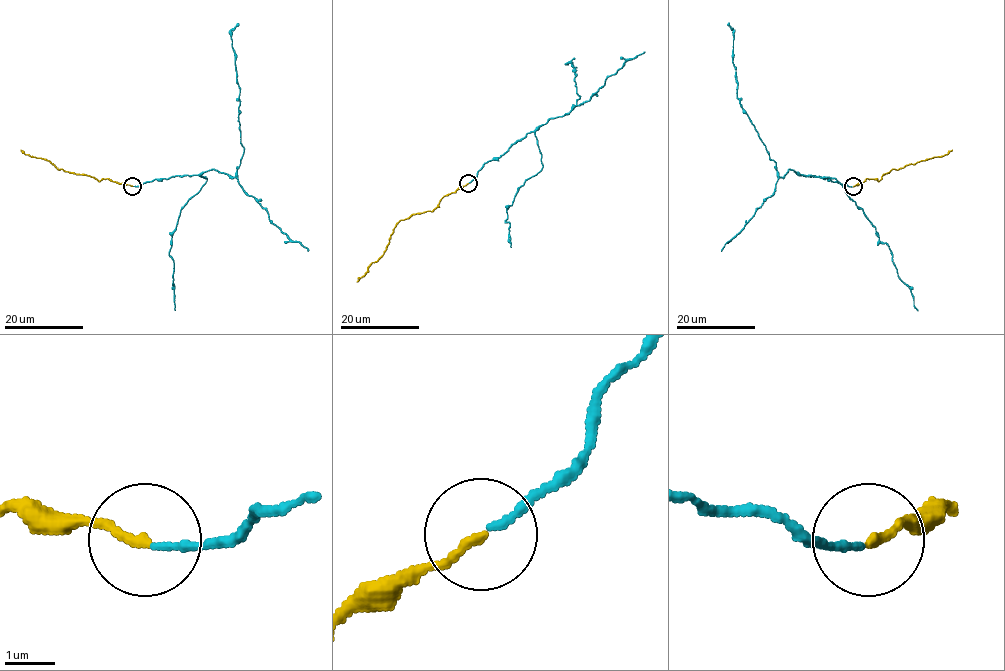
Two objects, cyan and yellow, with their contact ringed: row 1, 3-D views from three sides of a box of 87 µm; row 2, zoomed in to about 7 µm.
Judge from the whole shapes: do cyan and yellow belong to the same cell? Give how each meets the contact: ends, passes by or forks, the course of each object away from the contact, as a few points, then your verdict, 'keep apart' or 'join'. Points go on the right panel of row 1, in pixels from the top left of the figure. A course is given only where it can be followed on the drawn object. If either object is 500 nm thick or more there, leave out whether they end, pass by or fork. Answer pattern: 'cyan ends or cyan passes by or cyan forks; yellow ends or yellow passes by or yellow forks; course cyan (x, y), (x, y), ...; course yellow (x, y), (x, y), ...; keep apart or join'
cyan ends; yellow ends; course cyan (852, 186), (789, 169), (779, 176), (737, 96), (734, 30), (728, 23); course yellow (853, 186), (867, 178), (877, 180), (909, 164), (943, 156), (952, 149); join

